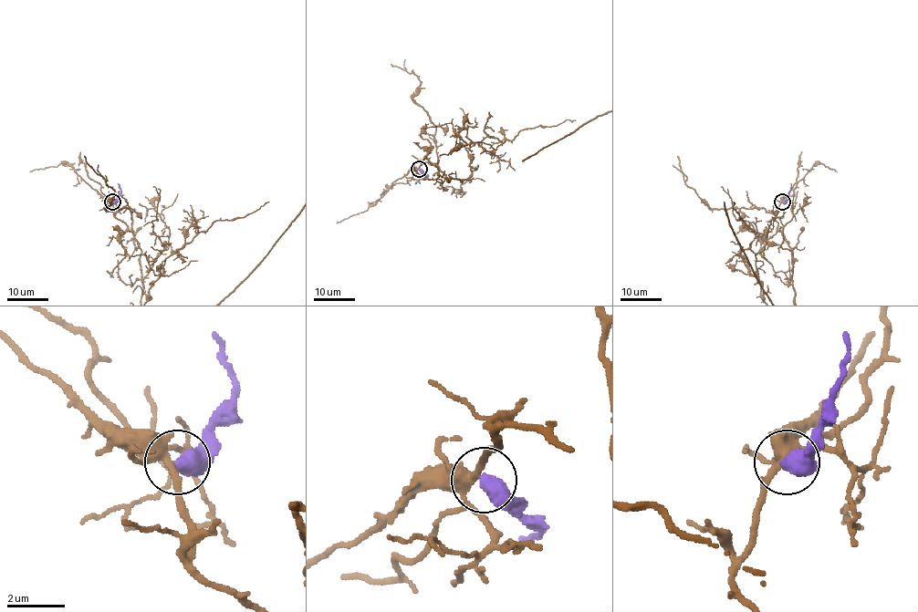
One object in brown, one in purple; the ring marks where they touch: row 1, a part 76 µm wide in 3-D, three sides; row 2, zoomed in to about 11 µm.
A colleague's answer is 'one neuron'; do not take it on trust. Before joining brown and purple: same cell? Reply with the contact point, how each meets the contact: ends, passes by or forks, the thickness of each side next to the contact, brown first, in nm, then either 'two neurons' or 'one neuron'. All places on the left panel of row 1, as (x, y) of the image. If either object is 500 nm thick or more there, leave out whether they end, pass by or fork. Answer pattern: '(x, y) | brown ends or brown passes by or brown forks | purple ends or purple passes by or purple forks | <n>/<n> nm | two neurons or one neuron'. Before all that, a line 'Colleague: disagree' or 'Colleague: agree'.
Colleague: disagree
(112, 202) | 320/600 nm | two neurons

